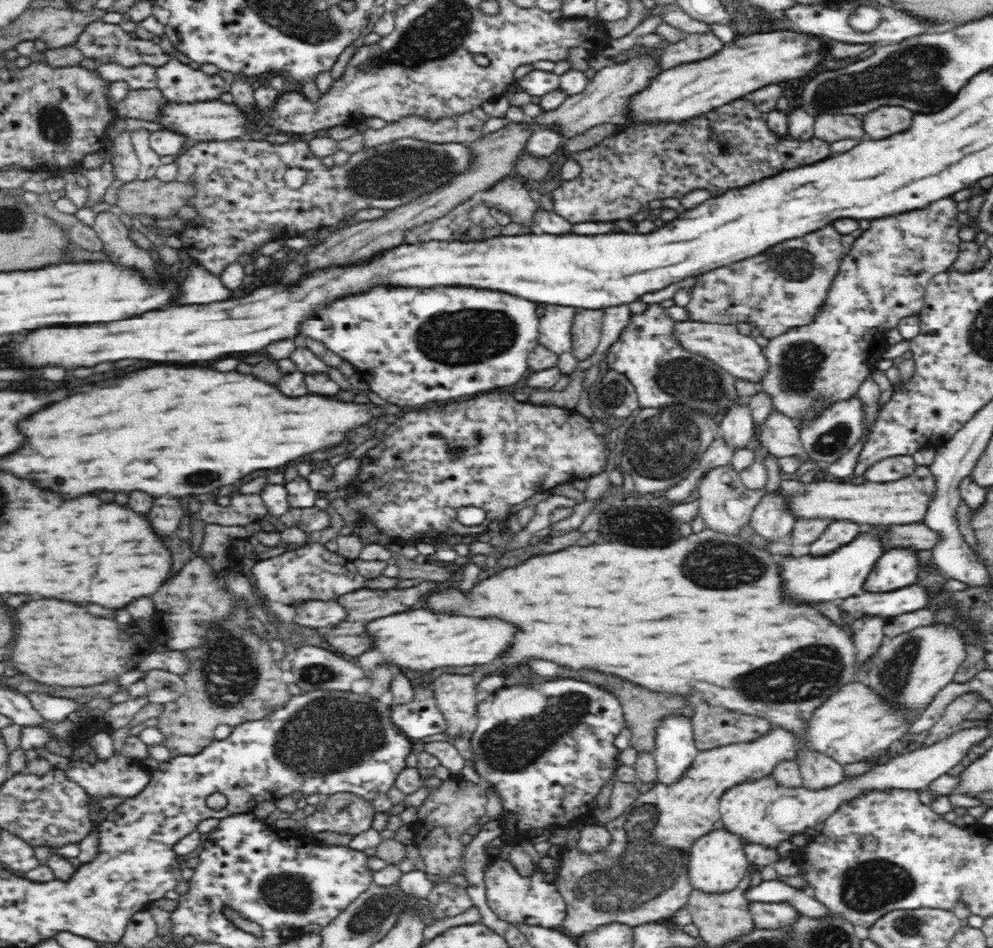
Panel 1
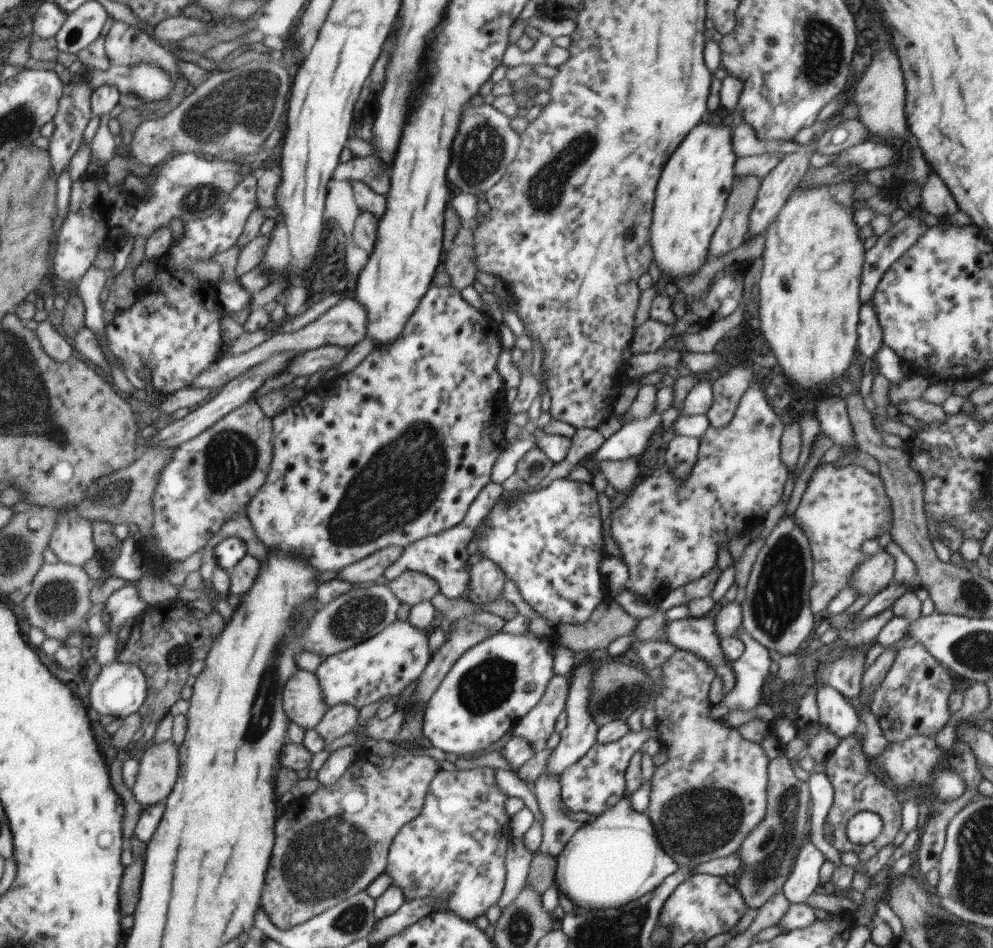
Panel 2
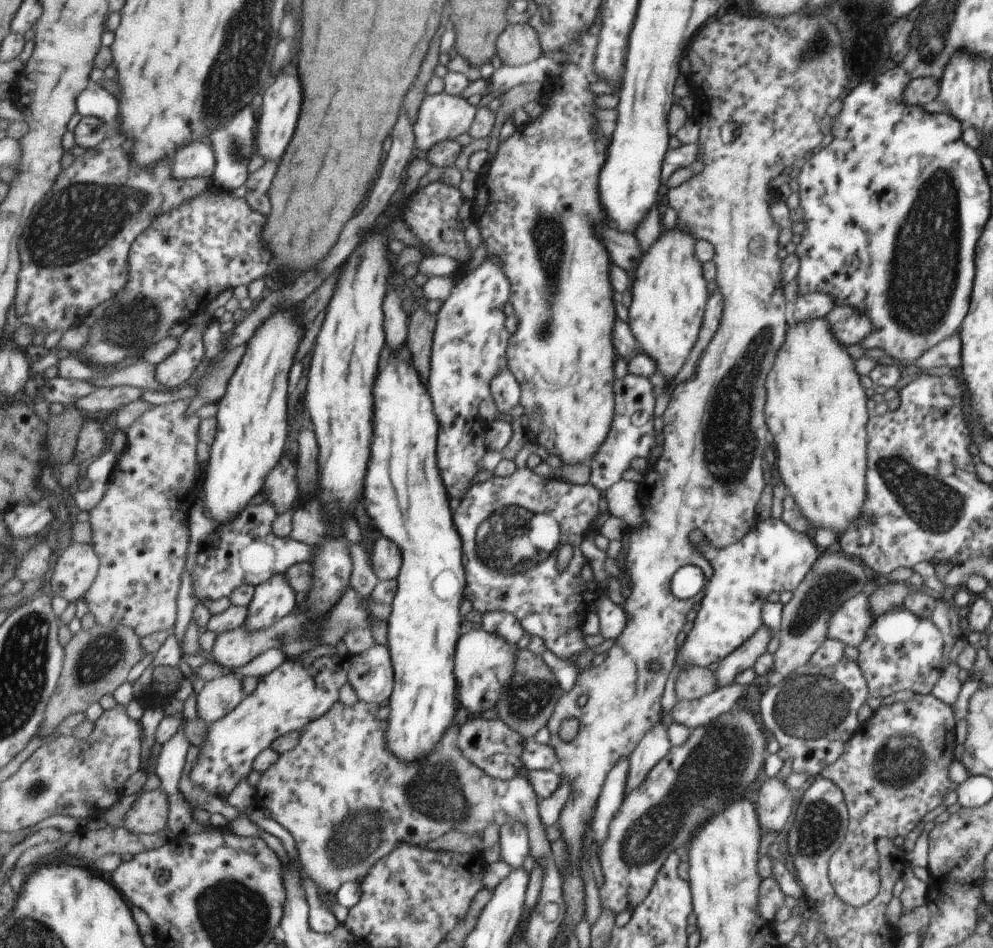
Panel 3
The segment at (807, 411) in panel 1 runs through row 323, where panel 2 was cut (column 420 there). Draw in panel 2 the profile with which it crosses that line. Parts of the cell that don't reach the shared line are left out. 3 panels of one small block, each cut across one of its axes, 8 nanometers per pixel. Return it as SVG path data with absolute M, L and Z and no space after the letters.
M490 767L452 771L441 769L433 776L420 814L400 828L388 848L385 874L391 878L392 884L401 888L406 900L441 896L442 910L453 912L461 920L474 922L500 898L501 888L504 888L503 874L507 874L504 858L512 836L508 827L510 817L505 814L505 798L493 782L494 771Z

